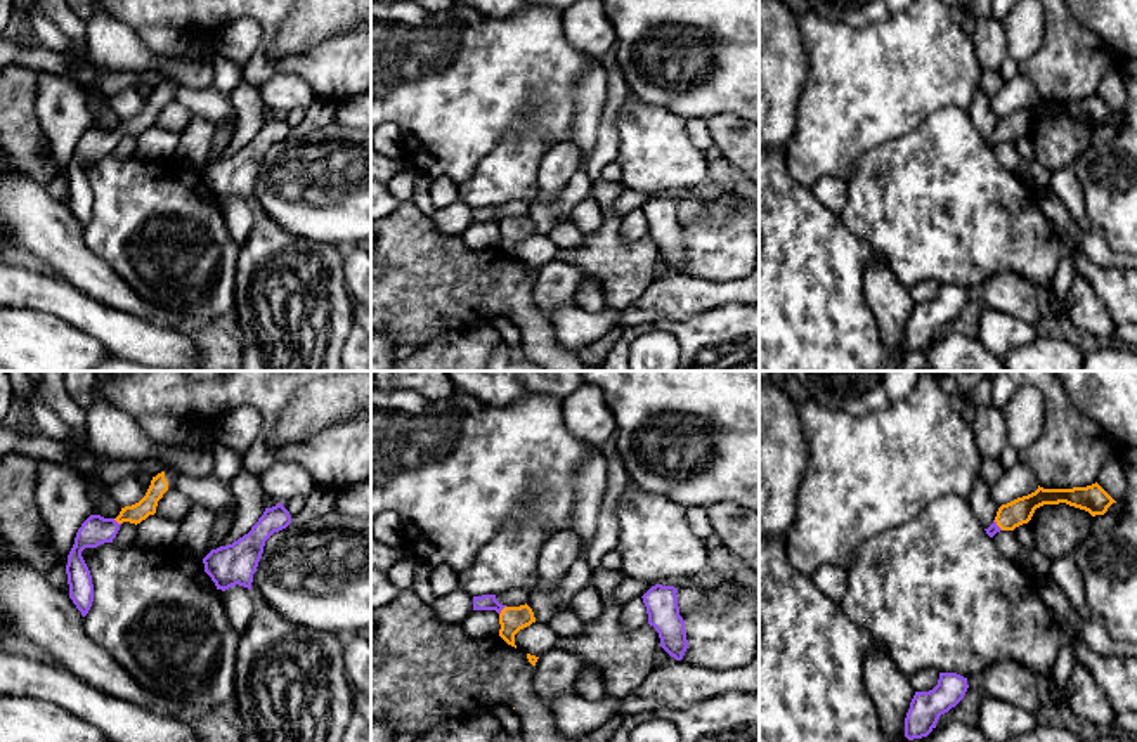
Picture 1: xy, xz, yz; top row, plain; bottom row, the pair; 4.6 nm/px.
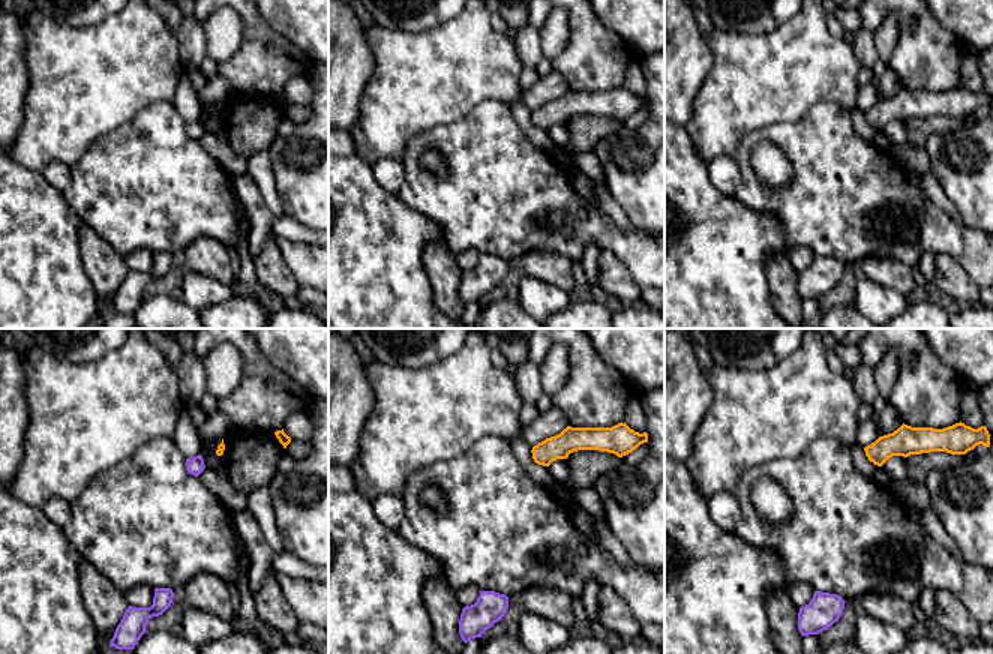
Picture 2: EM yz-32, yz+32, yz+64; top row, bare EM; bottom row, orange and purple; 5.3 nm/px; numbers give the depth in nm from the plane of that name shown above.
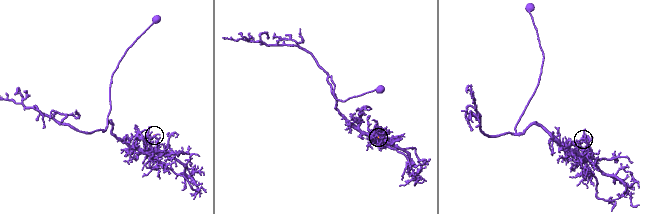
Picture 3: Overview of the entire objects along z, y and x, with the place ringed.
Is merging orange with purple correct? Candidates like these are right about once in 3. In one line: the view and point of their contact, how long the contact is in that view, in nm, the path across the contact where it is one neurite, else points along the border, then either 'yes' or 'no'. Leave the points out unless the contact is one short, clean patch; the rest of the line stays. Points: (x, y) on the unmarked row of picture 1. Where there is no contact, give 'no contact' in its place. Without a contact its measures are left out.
contact xz (501, 222); length 50 nm; way xz (512, 231), (501, 222), (486, 214); yes

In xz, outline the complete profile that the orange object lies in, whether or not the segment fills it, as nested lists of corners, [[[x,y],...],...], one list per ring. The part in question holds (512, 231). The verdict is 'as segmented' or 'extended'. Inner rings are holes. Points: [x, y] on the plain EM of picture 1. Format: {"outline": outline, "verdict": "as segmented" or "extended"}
{"outline": [[[496,206],[473,208],[473,222],[496,222],[501,236],[499,248],[515,260],[515,246],[536,234],[534,224],[527,215],[506,218],[496,212]]], "verdict": "extended"}

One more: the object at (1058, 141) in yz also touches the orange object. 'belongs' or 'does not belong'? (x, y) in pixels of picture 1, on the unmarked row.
does not belong

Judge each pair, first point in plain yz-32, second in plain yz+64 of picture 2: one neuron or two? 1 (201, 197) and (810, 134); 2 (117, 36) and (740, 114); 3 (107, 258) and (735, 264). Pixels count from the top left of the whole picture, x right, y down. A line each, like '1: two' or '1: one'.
1: one
2: one
3: two

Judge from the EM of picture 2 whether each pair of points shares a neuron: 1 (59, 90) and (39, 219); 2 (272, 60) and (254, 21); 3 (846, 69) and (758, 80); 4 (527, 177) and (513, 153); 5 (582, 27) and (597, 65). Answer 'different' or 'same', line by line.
1: different
2: same
3: same
4: same
5: same

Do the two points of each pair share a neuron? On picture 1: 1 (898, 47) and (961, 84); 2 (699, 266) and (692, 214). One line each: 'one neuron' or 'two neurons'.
1: one neuron
2: two neurons

